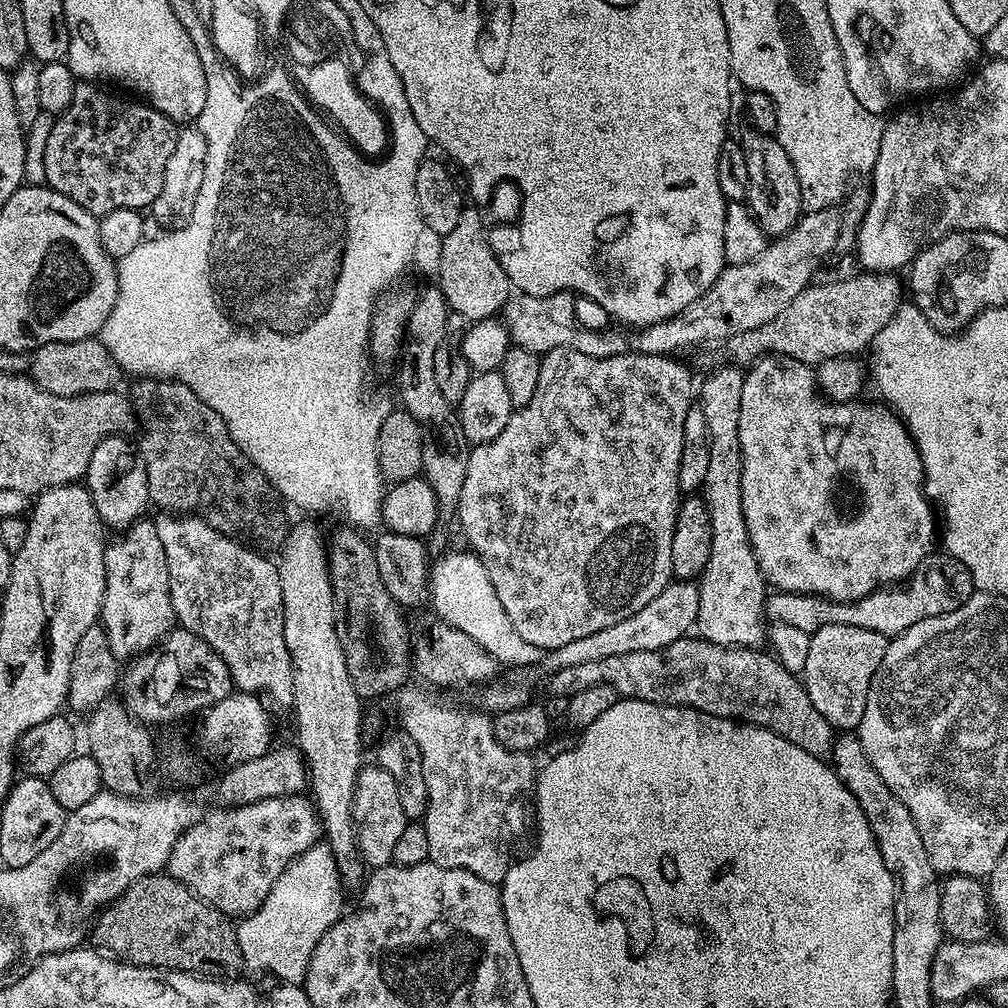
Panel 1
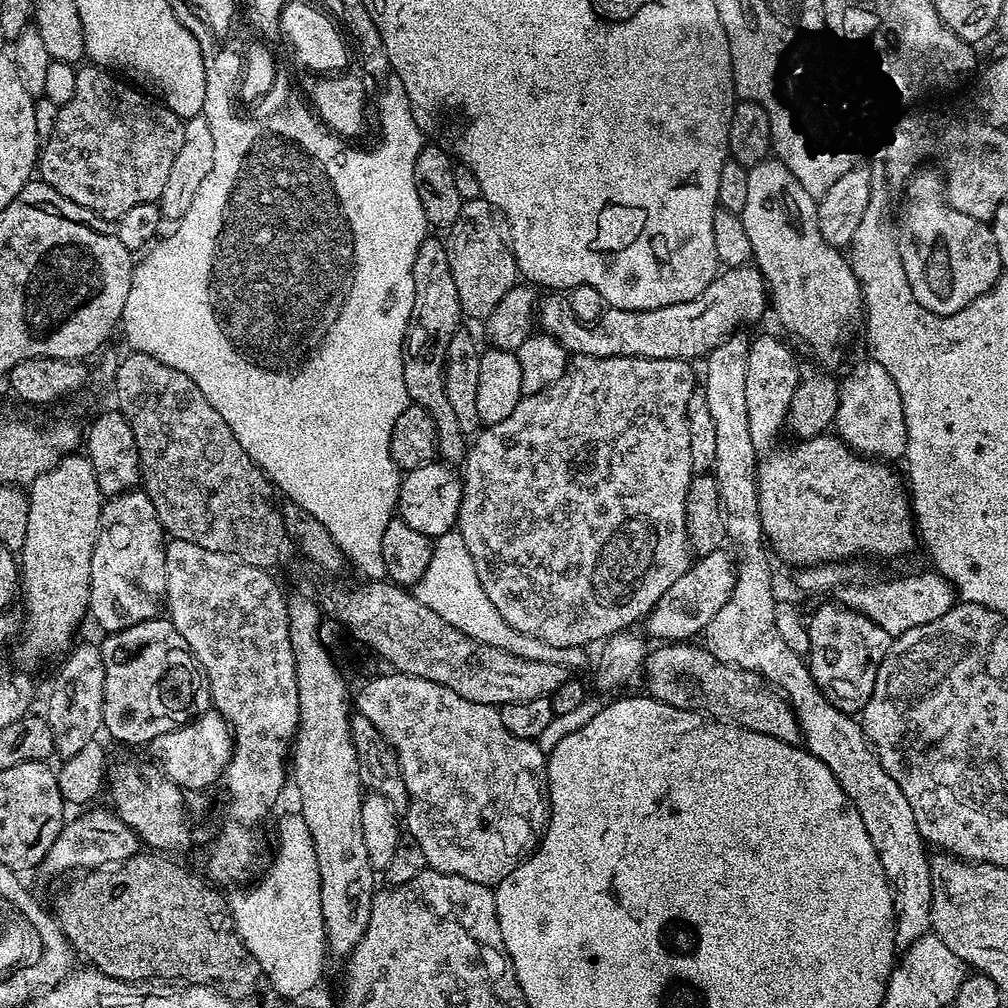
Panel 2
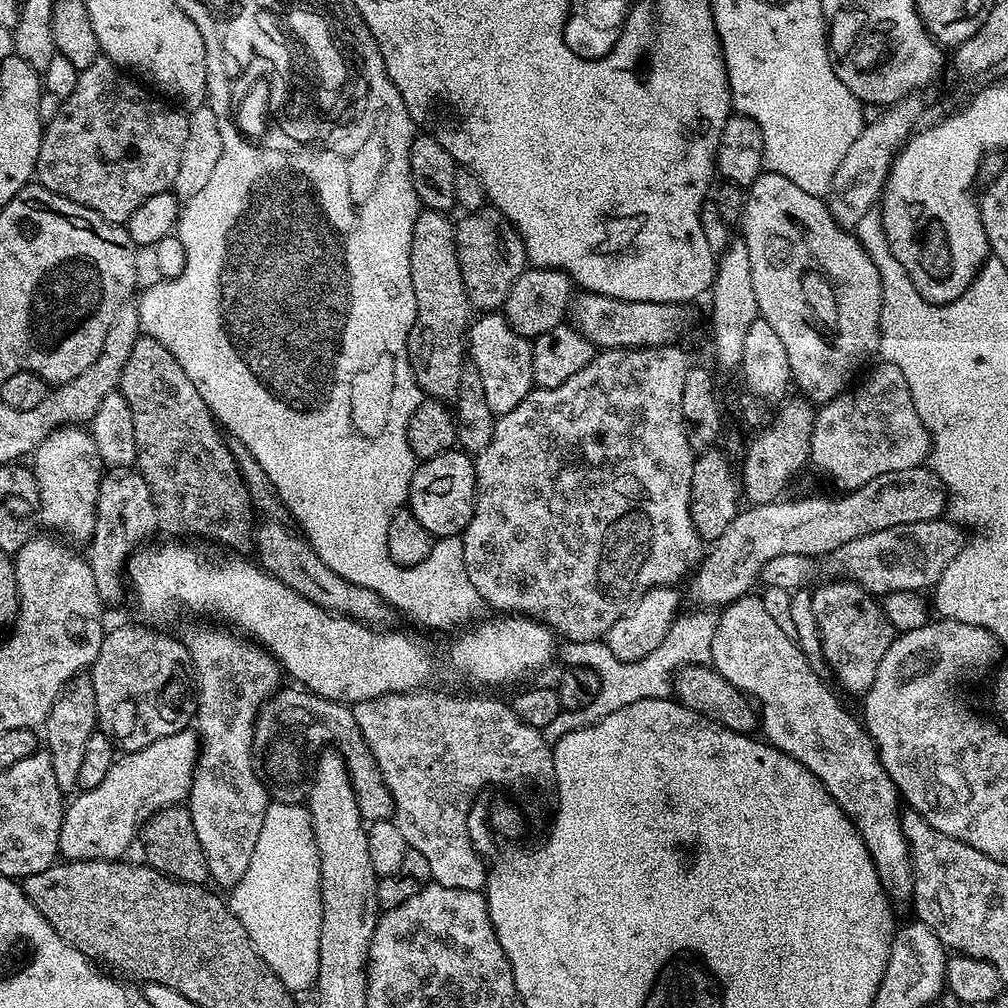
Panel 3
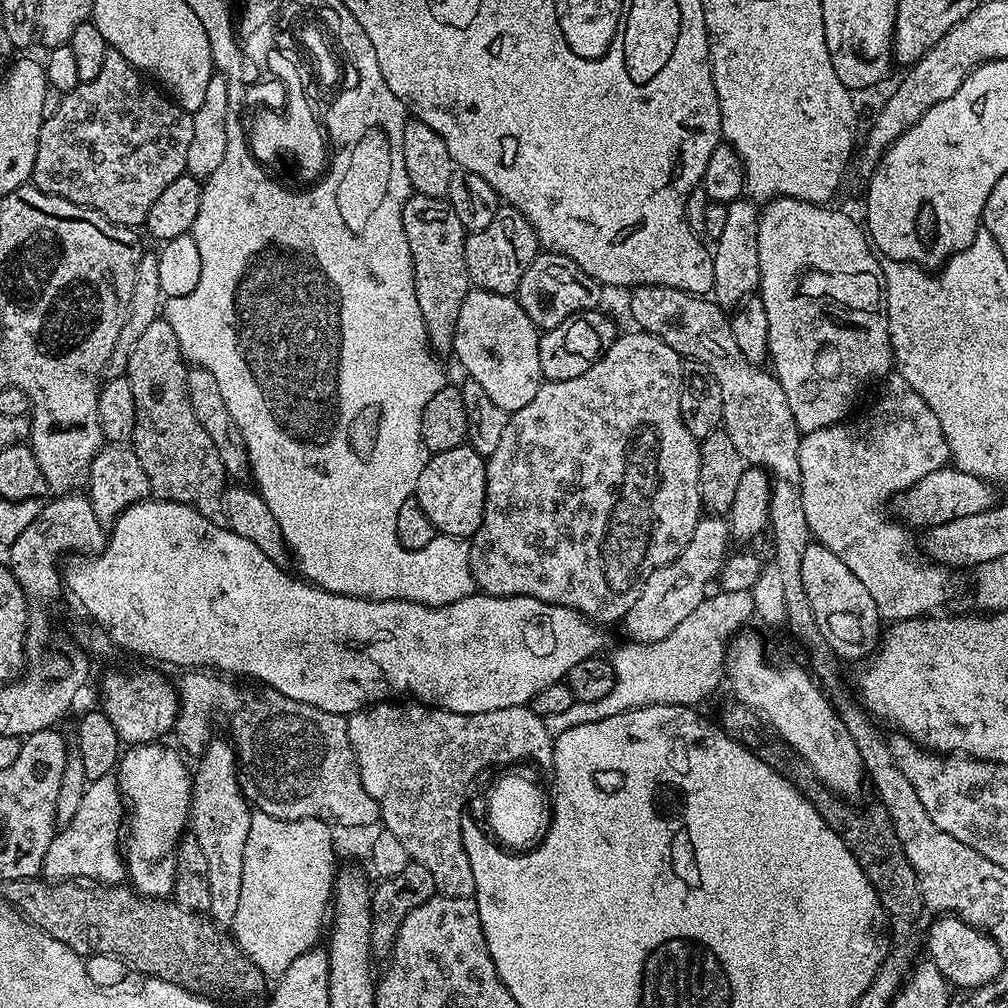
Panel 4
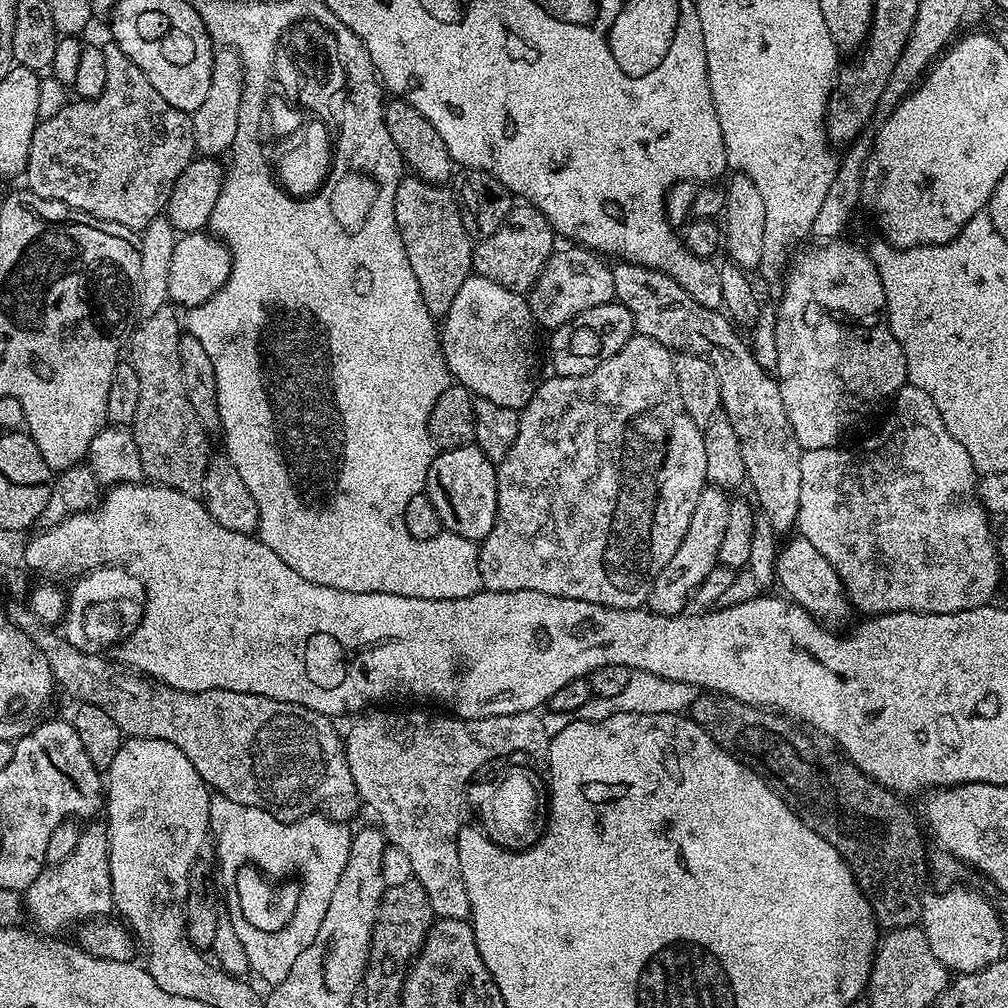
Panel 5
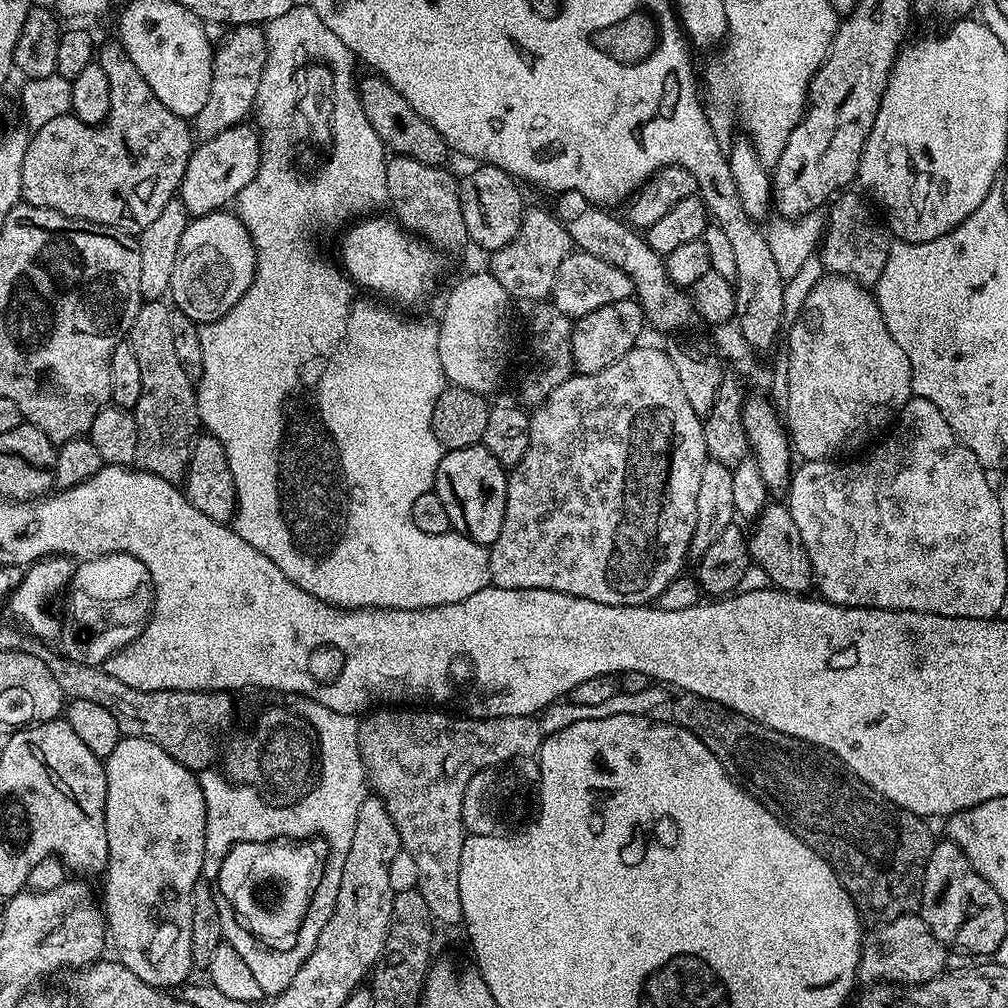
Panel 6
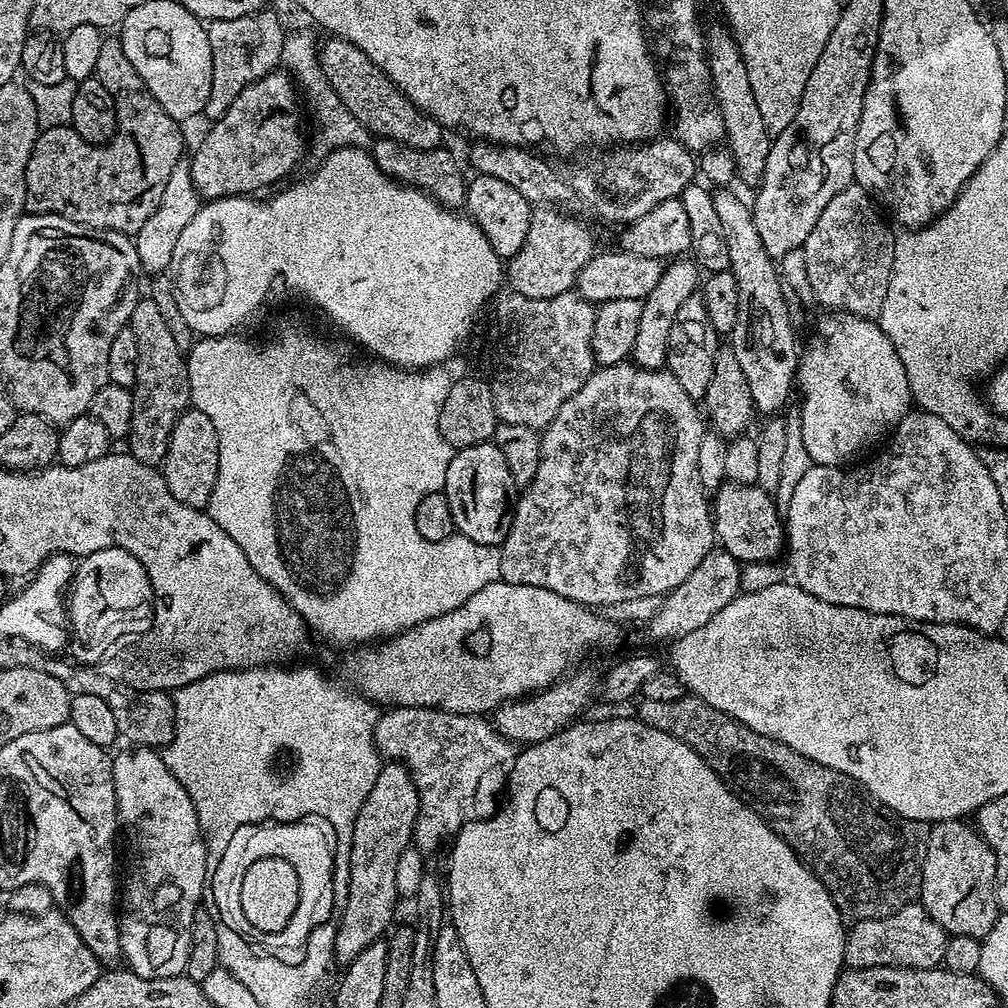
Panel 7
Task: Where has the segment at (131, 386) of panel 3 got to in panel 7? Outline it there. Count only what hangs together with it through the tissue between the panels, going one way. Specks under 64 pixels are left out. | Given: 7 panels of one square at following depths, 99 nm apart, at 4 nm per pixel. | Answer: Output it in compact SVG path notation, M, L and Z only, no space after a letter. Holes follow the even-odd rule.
M151 298L137 299L130 326L138 342L138 374L136 385L131 388L134 414L130 418L126 448L134 458L138 458L138 462L160 466L164 463L164 455L170 446L170 434L178 418L188 411L192 403L186 356L178 342L174 342L162 313Z

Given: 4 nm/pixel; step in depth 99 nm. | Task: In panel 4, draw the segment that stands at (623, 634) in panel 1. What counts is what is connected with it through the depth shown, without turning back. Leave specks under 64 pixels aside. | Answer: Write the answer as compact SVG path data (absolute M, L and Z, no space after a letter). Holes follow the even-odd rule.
M945 466L926 474L926 478L920 478L905 492L897 492L891 497L890 508L901 516L897 517L905 525L914 524L927 530L939 524L954 522L954 518L966 518L970 514L982 514L982 510L990 510L997 503L996 492L997 489L987 480L966 474L955 466Z

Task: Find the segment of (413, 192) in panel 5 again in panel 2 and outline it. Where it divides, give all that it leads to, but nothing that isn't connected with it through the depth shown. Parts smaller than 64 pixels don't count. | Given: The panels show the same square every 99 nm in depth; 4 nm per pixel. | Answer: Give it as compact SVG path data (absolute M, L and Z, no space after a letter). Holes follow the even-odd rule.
M426 238L422 246L418 246L418 258L414 258L414 310L408 319L408 334L404 338L404 381L409 401L422 406L422 410L426 410L426 414L430 414L430 418L436 423L436 451L439 459L456 466L466 455L466 433L462 430L462 426L458 426L458 417L455 416L450 402L446 399L444 363L446 350L450 346L450 338L456 333L456 329L461 327L462 313L458 302L457 287L454 286L450 264L447 262L445 241L440 238L432 239Z

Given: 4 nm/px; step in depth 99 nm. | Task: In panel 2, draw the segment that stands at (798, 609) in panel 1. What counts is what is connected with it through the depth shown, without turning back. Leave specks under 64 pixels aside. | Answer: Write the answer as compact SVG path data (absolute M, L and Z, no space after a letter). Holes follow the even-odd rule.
M935 570L927 571L904 576L901 580L884 580L881 584L845 583L839 589L839 603L882 626L888 636L901 636L906 634L906 630L914 630L914 626L926 626L926 622L942 618L942 614L949 612L957 603L958 597L952 583Z

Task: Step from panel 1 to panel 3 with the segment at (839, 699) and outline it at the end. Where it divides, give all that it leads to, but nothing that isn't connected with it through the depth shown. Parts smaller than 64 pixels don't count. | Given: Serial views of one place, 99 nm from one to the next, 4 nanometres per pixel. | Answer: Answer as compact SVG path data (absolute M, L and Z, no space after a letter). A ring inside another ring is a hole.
M832 578L812 592L812 601L814 618L818 618L824 658L828 661L831 675L836 675L852 692L867 692L894 639L892 623L886 618L877 597L853 580Z

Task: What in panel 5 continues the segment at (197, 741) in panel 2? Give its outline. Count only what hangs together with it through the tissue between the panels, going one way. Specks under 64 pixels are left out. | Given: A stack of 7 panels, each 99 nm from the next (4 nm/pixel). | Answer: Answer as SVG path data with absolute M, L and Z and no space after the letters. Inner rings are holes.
M103 823L85 827L78 838L70 856L60 864L46 866L30 882L30 886L23 893L22 899L26 909L26 916L37 924L35 927L44 934L64 934L67 928L75 929L86 920L104 918L113 911L112 887L110 886L110 858L108 857L108 829Z

